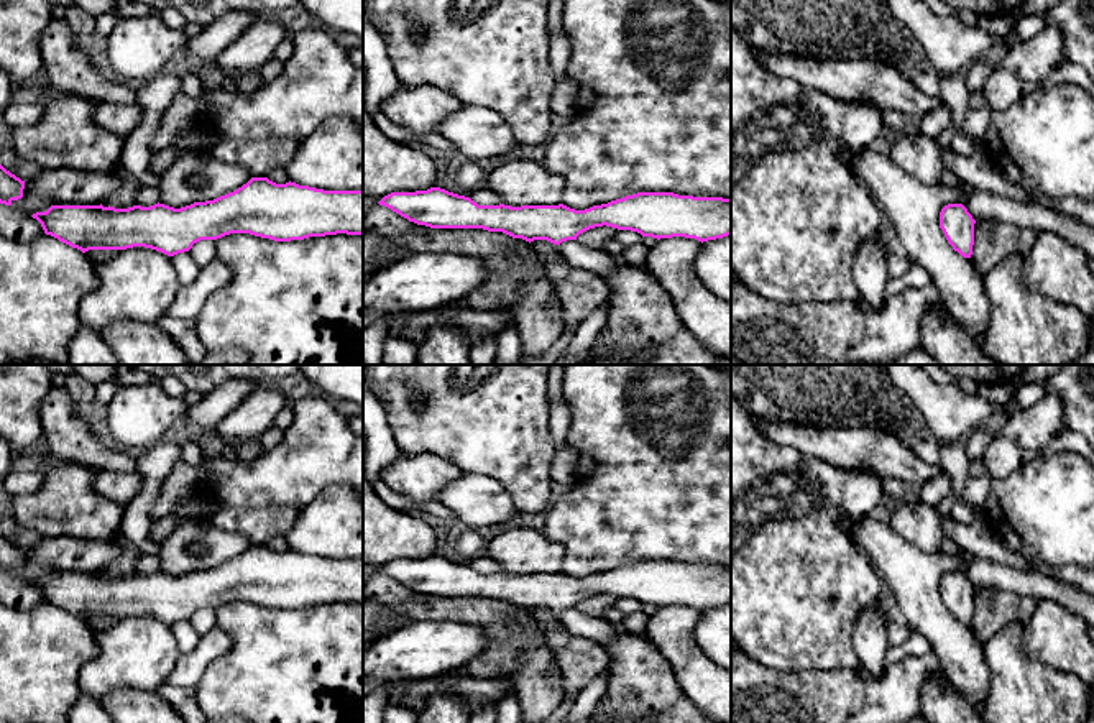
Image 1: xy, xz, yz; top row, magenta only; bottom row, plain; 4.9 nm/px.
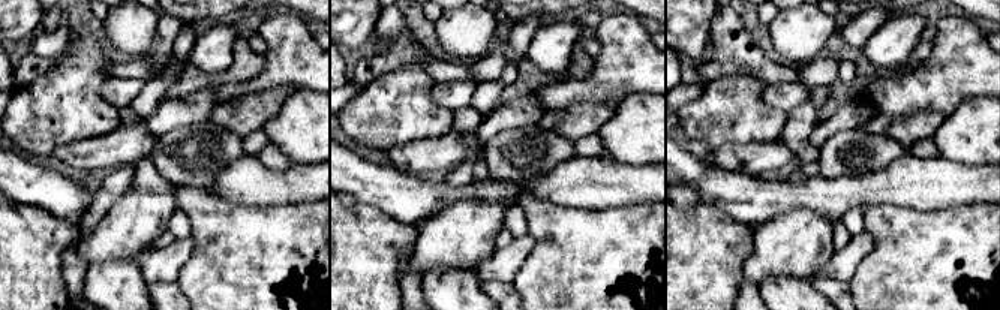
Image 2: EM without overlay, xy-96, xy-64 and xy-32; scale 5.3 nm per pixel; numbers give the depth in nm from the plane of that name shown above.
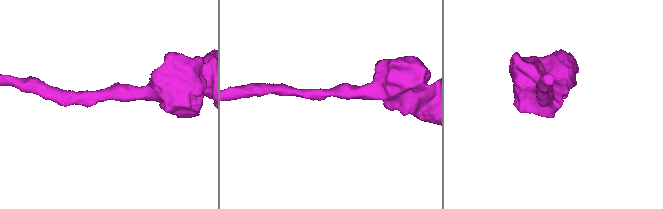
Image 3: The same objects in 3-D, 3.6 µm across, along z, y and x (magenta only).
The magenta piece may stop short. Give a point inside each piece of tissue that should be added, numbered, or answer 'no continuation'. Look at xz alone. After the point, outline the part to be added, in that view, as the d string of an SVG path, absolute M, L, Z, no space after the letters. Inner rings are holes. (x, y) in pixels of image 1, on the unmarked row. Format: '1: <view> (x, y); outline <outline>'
no continuation

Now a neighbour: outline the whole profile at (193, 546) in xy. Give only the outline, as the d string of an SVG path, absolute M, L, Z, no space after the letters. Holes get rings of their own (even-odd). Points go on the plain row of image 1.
M186 521L161 544L159 572L181 577L194 570L214 569L237 559L251 547L238 534L212 524L212 521Z

